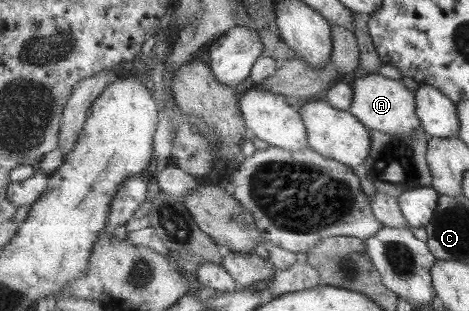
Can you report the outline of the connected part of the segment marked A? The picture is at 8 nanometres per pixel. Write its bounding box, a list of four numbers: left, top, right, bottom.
[348,74,422,135]

